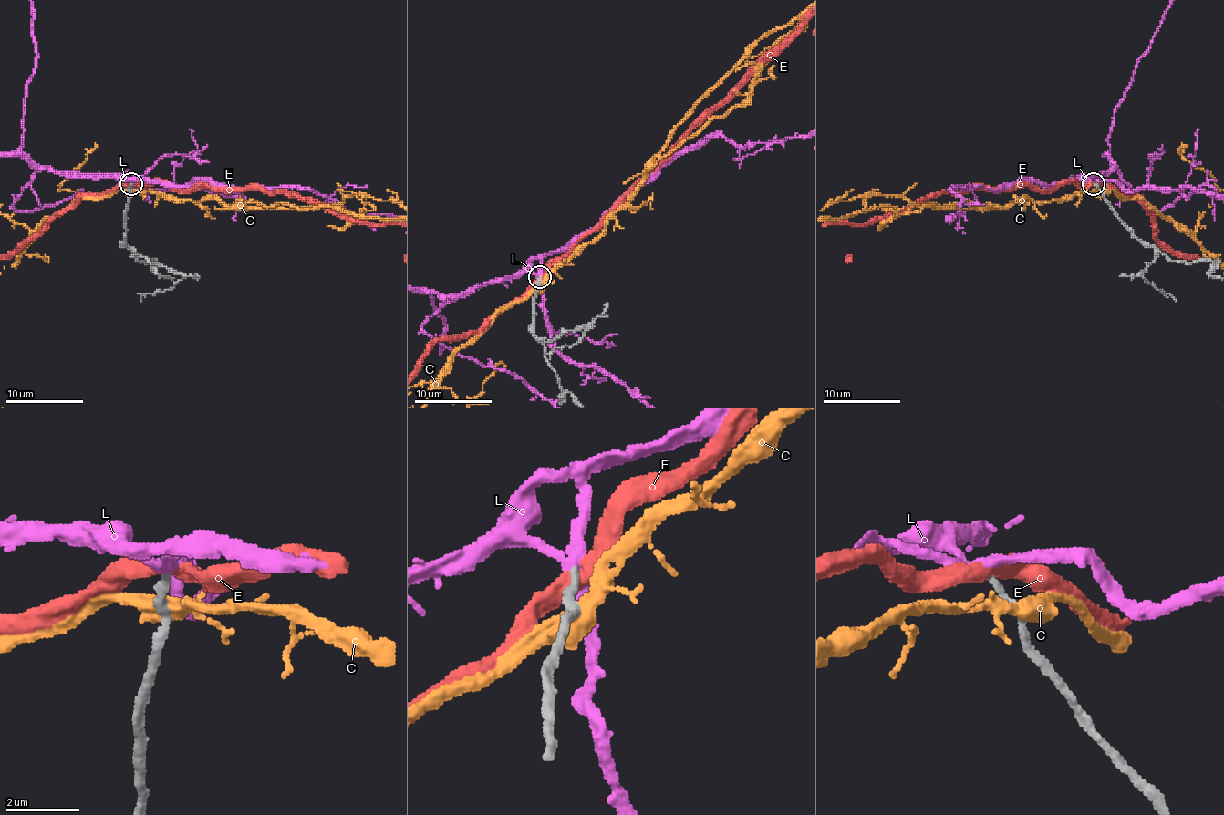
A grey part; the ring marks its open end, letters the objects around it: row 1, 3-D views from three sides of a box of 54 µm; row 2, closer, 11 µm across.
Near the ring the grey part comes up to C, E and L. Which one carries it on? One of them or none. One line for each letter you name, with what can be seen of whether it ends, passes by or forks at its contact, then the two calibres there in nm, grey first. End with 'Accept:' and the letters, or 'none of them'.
L: it forks | 200/240 nm
Accept: L

